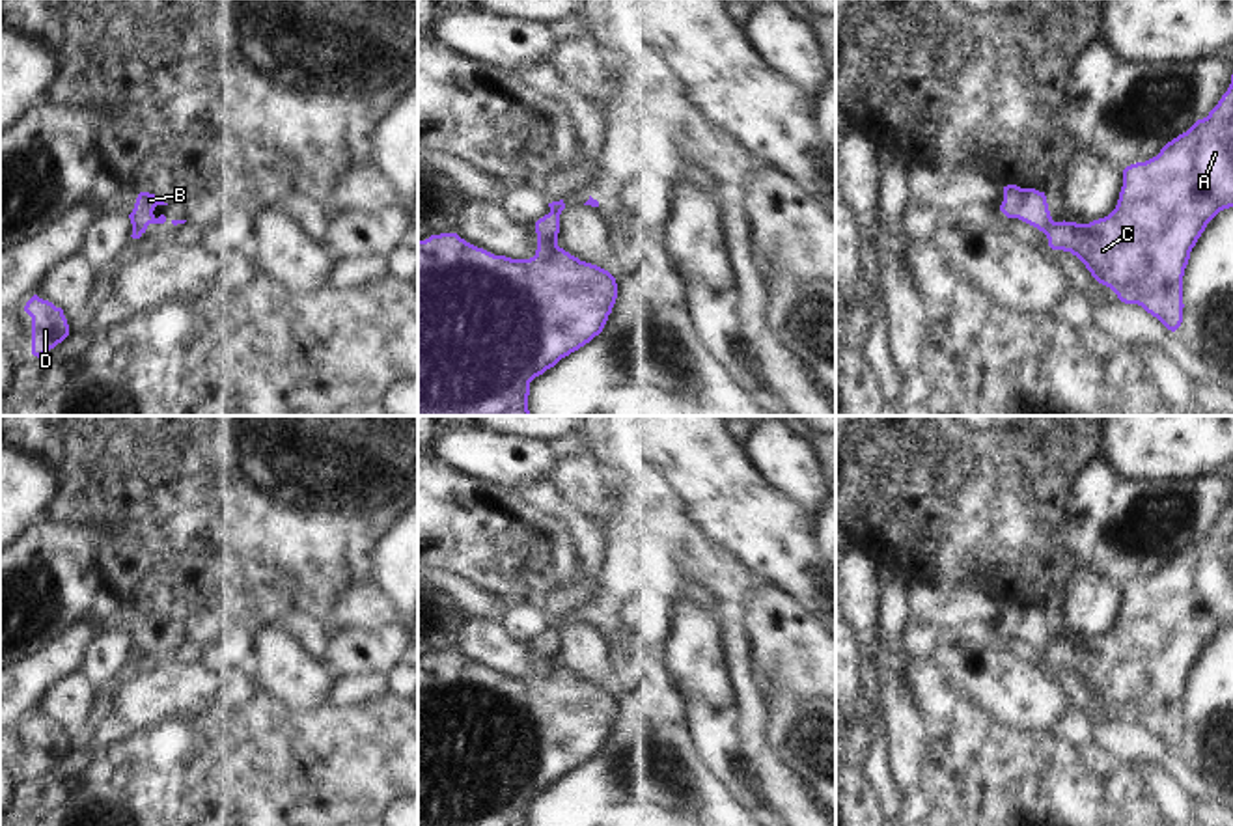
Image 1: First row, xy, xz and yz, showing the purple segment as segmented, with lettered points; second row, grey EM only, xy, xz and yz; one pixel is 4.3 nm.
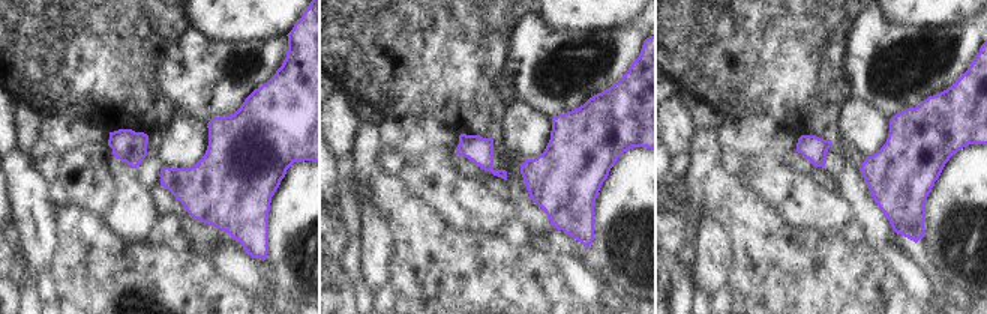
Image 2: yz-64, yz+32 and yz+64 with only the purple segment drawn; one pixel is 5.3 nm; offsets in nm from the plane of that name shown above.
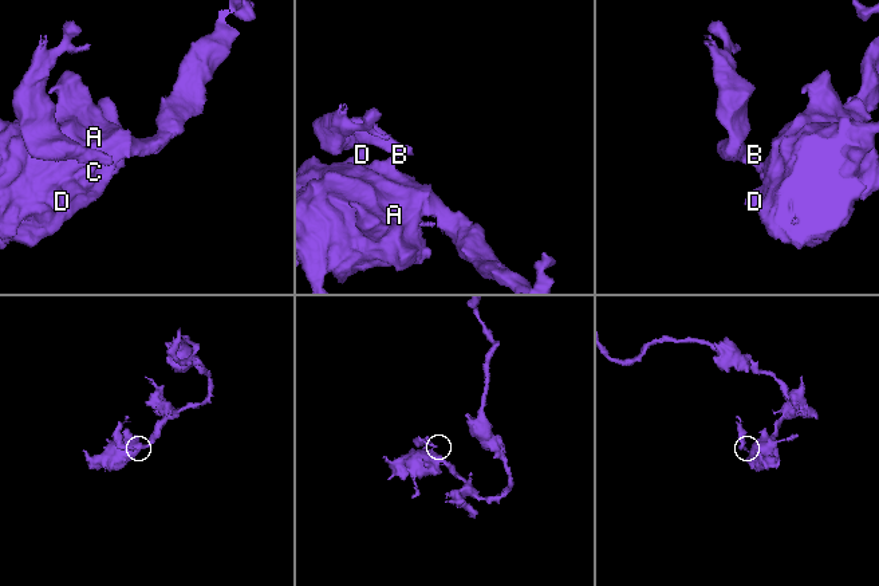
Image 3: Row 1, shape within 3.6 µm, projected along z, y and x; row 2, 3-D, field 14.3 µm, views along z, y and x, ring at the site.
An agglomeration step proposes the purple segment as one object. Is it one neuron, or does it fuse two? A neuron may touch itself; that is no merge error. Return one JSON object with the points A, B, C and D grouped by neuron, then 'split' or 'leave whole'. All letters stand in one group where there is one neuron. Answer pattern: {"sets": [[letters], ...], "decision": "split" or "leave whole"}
{"sets": [["A", "C", "D"], ["B"]], "decision": "split"}

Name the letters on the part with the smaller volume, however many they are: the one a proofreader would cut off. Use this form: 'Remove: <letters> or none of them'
Remove: B

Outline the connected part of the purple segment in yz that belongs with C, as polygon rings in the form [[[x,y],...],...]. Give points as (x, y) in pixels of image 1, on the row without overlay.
[[[1233,492],[1227,509],[1207,535],[1168,559],[1145,580],[1123,587],[1115,626],[1089,641],[1054,640],[1048,664],[1076,673],[1091,694],[1125,722],[1138,722],[1175,750],[1183,740],[1183,694],[1190,669],[1207,641],[1233,625]]]

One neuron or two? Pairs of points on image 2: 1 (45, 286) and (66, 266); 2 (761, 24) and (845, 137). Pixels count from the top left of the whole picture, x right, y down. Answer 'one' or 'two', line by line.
1: two
2: two

